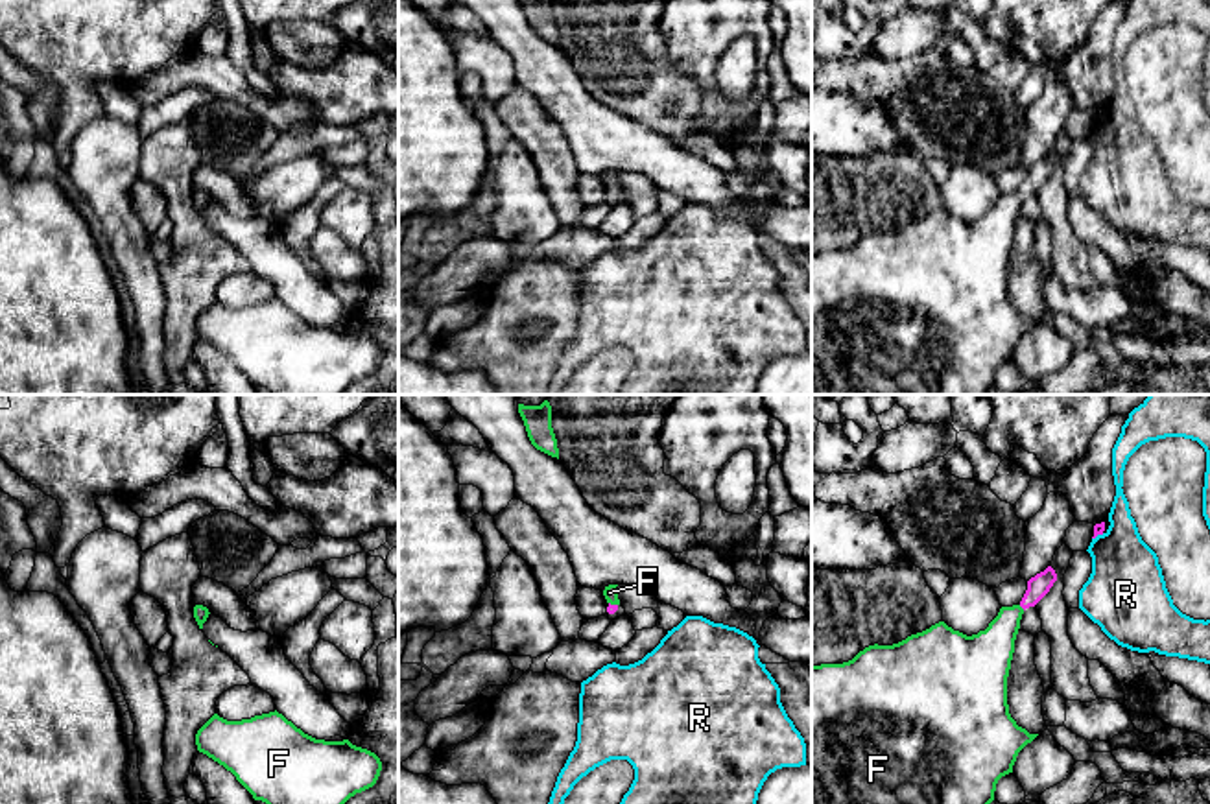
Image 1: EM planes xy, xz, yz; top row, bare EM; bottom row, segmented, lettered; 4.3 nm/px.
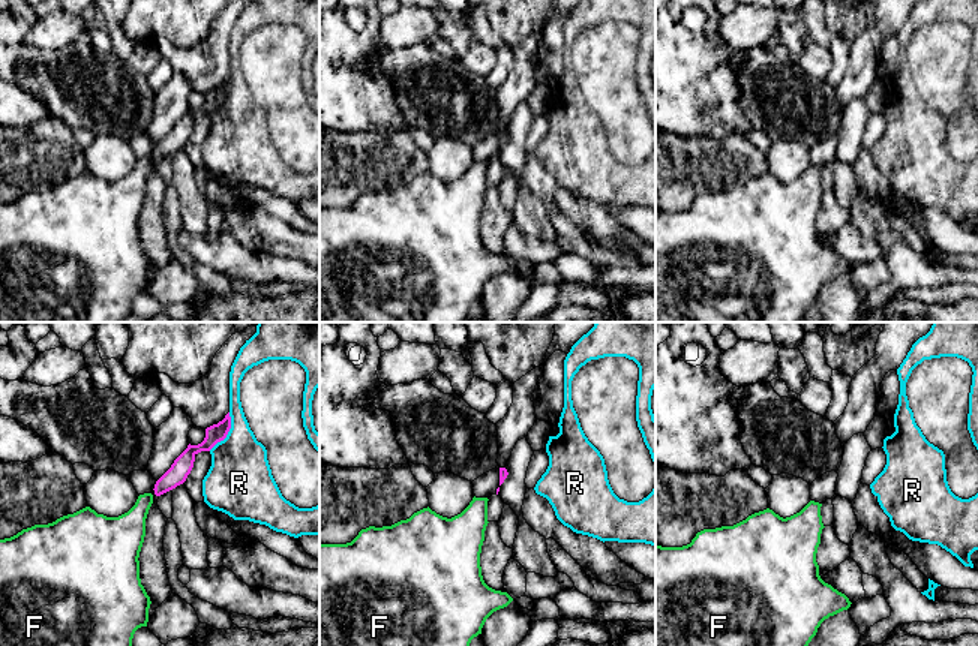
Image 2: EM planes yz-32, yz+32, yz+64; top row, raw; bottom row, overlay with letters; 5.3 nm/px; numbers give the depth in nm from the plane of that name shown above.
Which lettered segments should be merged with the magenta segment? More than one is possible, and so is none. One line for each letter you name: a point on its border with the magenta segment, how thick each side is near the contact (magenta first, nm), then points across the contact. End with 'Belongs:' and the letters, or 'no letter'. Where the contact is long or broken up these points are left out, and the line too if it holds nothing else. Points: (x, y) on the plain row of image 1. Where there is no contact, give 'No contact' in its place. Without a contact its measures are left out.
F: Touches magenta at yz (1022, 194). Thickness 100 nm (magenta) against 200 nm. Path across: yz (1037, 174), (1022, 194), (1006, 211), (989, 240)
Belongs: F

